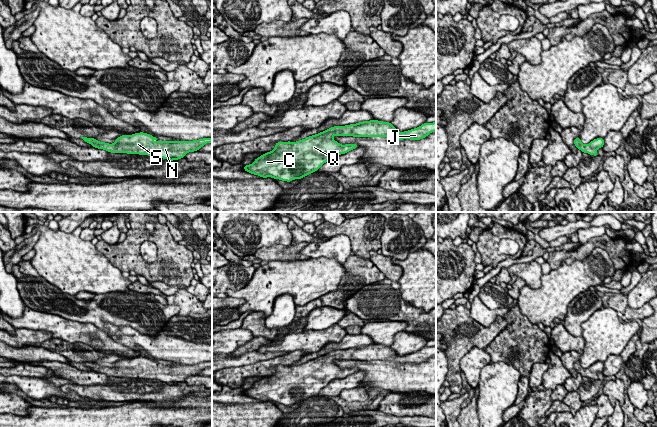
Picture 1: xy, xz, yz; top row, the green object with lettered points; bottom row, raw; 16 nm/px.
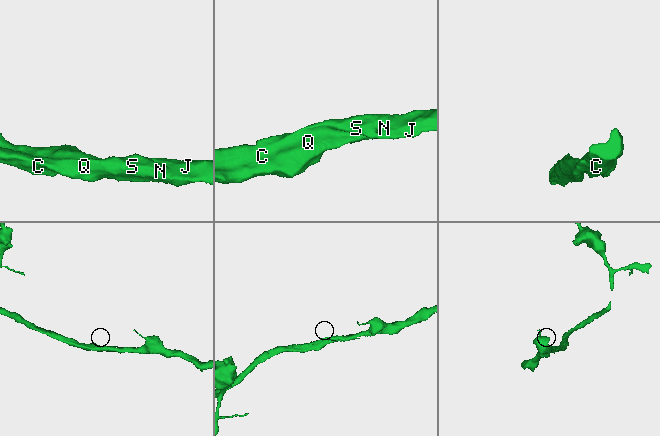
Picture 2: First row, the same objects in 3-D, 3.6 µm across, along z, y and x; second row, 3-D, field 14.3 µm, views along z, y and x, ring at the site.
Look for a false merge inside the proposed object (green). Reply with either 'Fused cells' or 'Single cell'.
Single cell

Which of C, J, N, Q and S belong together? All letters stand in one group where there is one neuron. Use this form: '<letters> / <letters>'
C J N Q S

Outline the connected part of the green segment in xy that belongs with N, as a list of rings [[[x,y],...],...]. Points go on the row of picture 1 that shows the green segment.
[[[139,132],[132,135],[121,135],[113,144],[100,142],[95,138],[81,138],[97,149],[110,153],[127,153],[148,156],[158,156],[169,161],[184,158],[189,152],[198,151],[207,143],[212,143],[212,138],[202,138],[193,141],[158,141],[156,137]]]

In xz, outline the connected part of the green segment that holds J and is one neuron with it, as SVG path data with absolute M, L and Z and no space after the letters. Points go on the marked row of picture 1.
M370 120L345 126L333 126L318 134L308 136L296 142L277 142L275 148L252 164L244 165L244 171L262 178L271 177L286 182L316 172L332 156L345 154L358 147L358 144L342 145L333 137L389 137L398 140L420 140L436 132L436 121L399 132L390 122Z

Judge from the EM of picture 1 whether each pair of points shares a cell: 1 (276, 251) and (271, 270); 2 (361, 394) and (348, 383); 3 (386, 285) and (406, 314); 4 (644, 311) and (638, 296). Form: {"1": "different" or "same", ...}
{"1": "different", "2": "different", "3": "same", "4": "different"}

